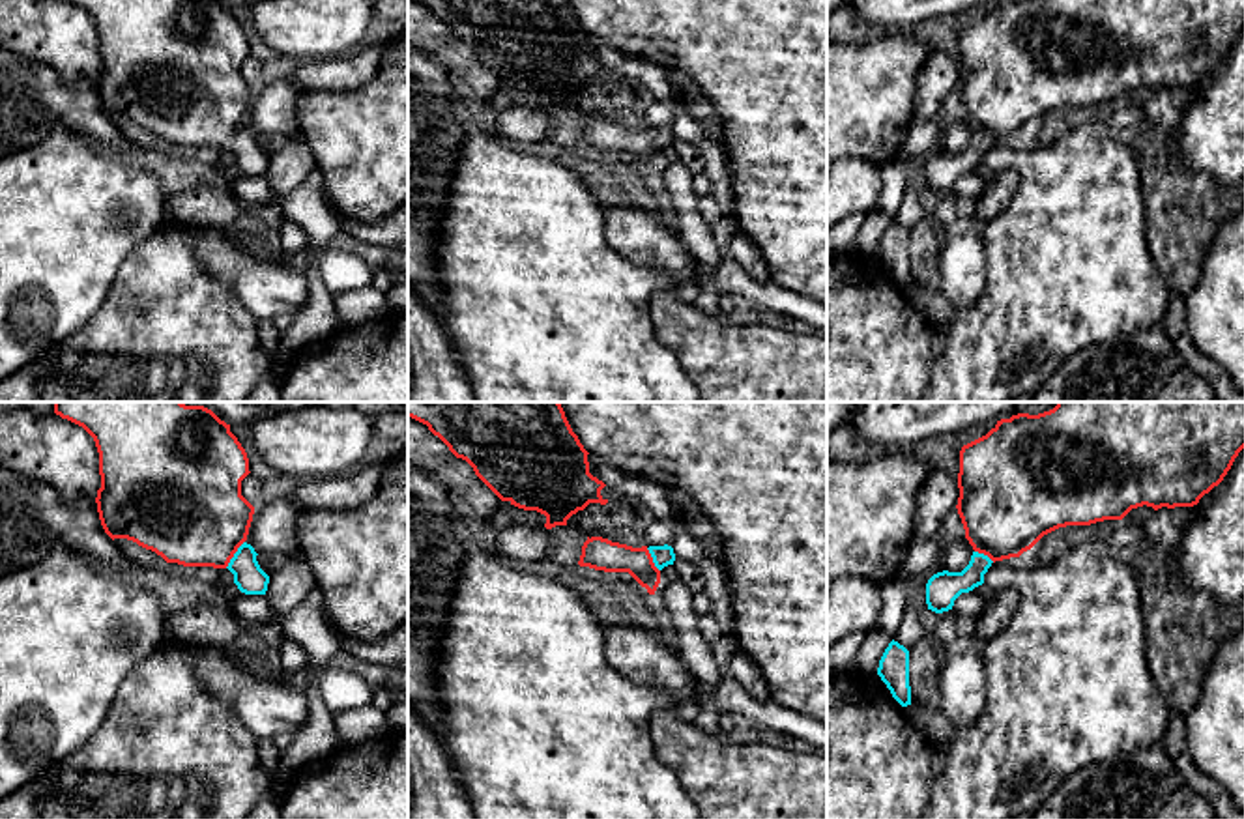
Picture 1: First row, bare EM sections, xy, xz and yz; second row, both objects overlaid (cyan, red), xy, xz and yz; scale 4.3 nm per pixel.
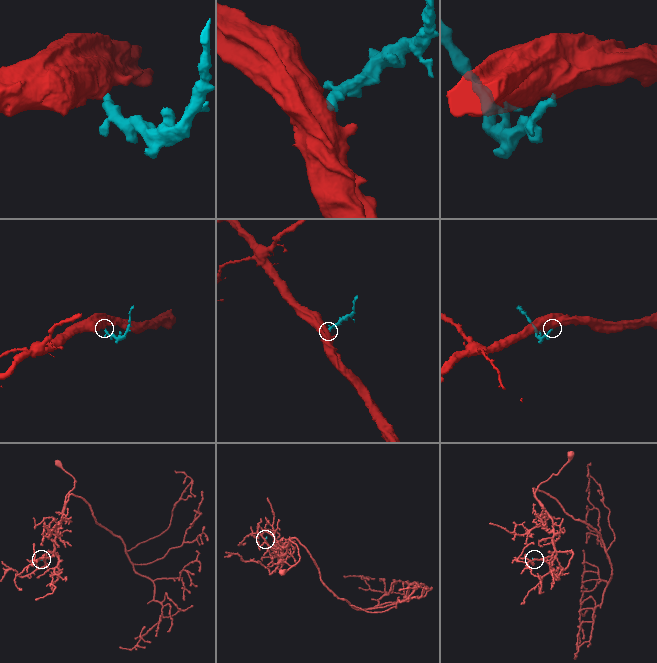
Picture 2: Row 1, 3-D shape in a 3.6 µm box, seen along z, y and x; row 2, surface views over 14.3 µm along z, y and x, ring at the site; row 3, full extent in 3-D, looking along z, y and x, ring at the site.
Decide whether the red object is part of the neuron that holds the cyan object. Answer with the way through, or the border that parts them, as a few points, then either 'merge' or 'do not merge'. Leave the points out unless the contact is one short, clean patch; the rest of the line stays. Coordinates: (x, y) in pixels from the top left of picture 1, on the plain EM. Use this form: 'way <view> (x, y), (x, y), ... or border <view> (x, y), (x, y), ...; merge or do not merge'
way xy (249, 159), (234, 135), (193, 94); merge

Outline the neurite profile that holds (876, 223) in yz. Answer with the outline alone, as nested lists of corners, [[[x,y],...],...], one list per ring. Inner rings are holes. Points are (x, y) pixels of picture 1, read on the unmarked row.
[[[885,211],[868,213],[859,230],[857,251],[864,254],[877,254],[879,241],[890,223],[892,223],[892,217]]]

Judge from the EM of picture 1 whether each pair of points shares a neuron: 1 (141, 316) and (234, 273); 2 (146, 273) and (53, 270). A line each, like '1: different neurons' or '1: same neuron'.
1: different neurons
2: different neurons

